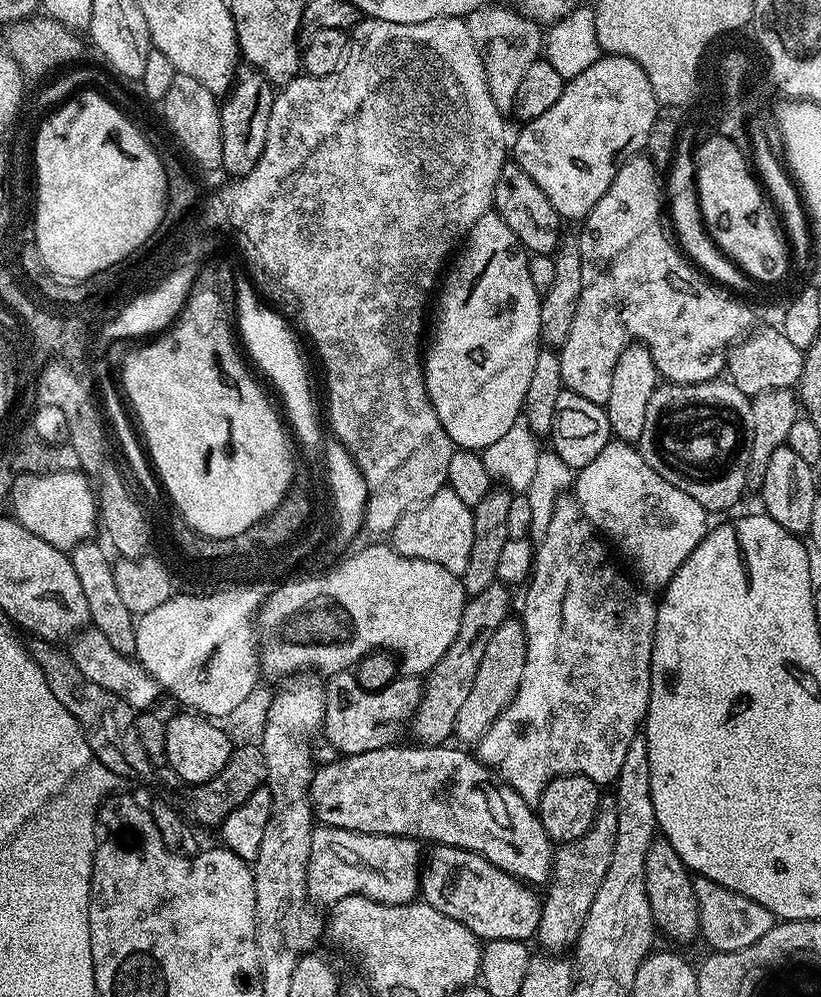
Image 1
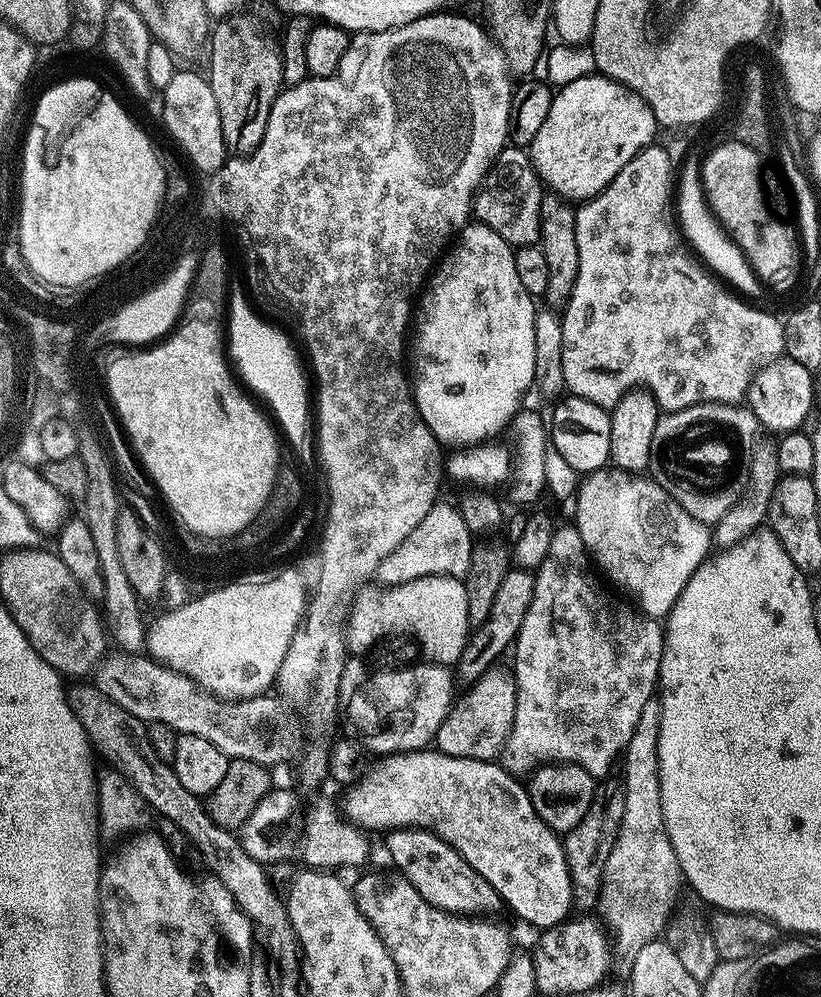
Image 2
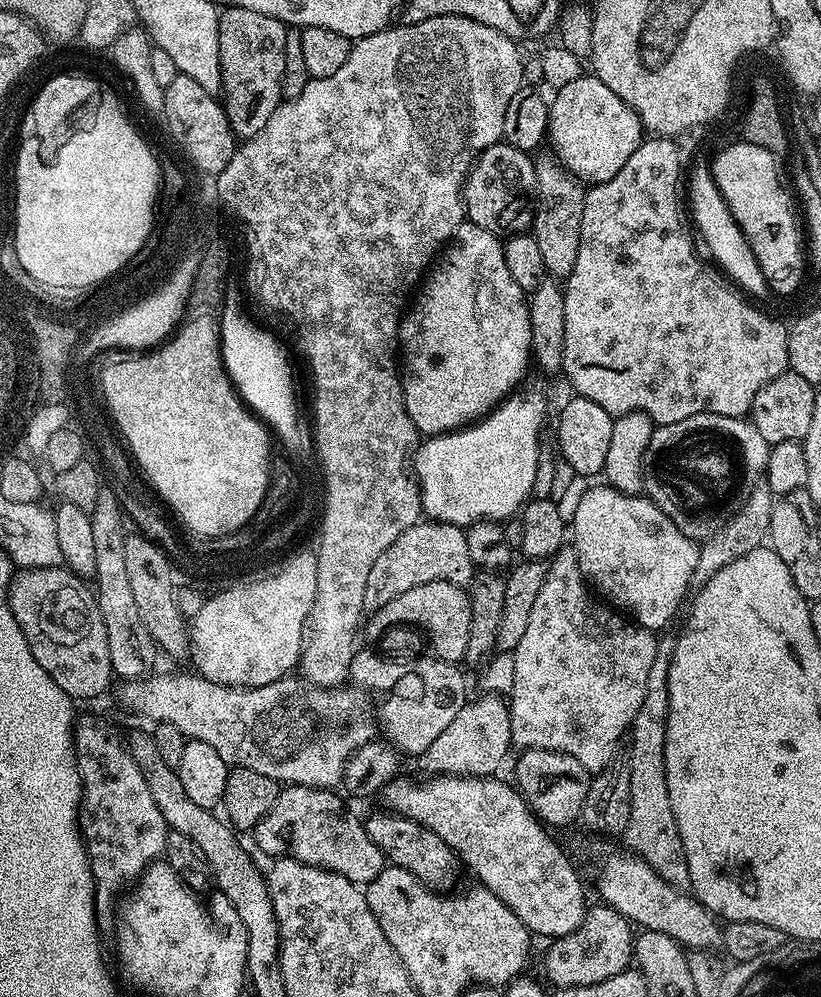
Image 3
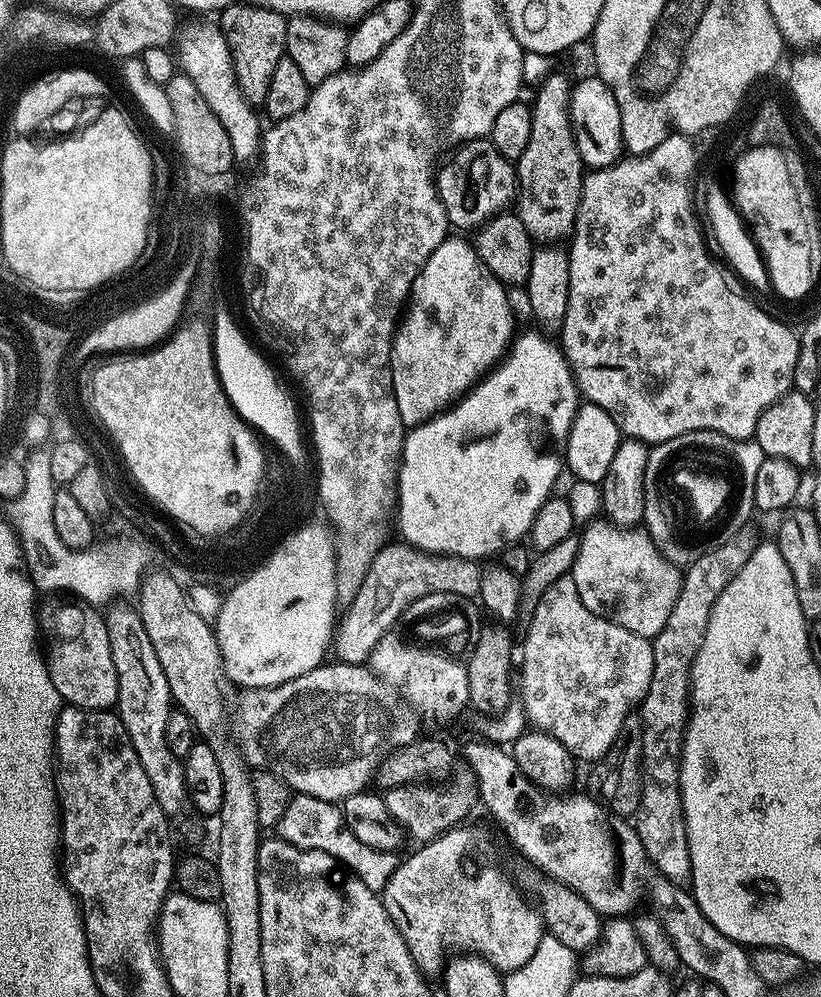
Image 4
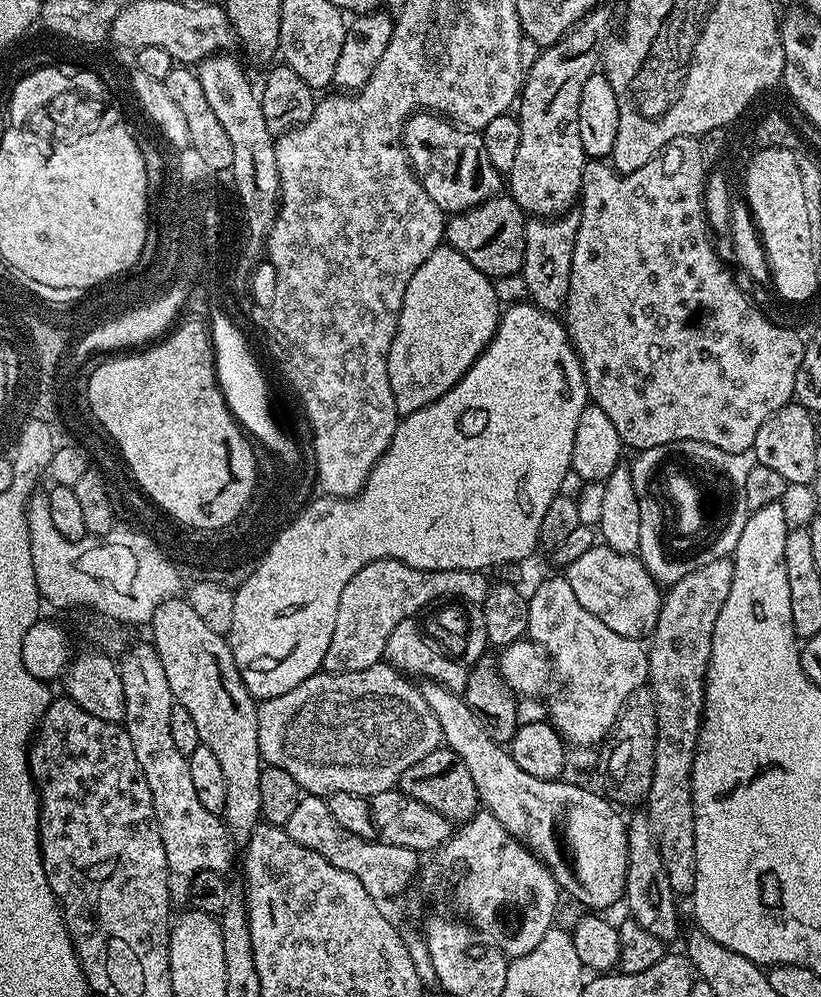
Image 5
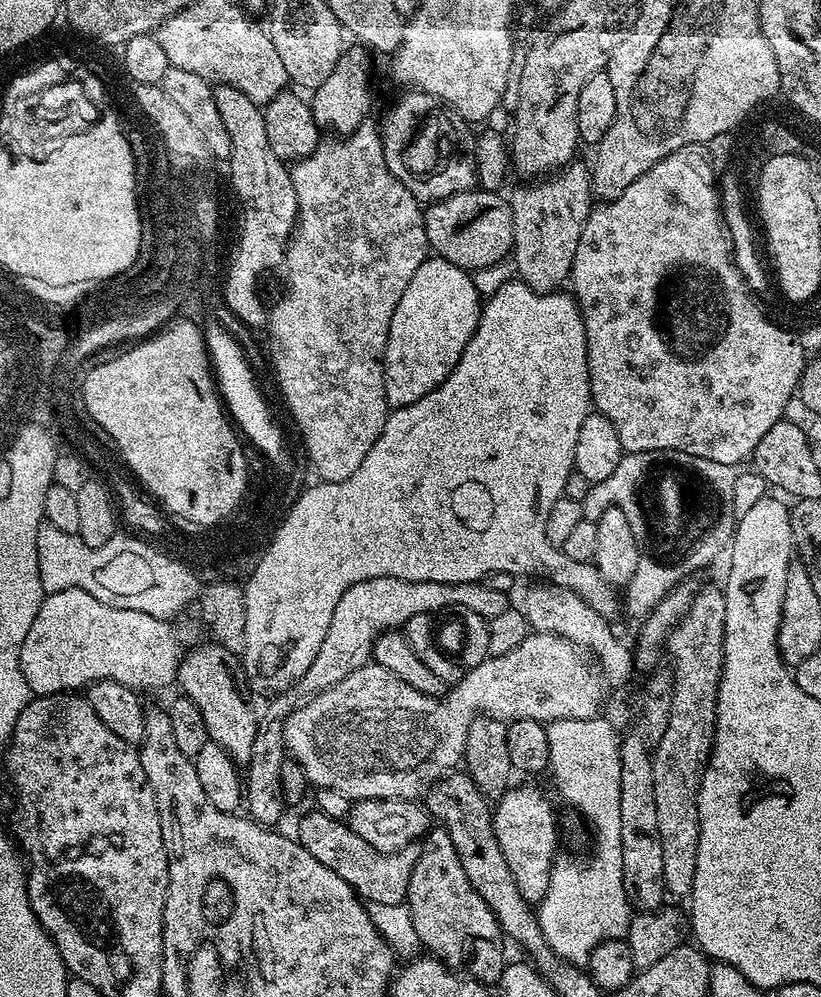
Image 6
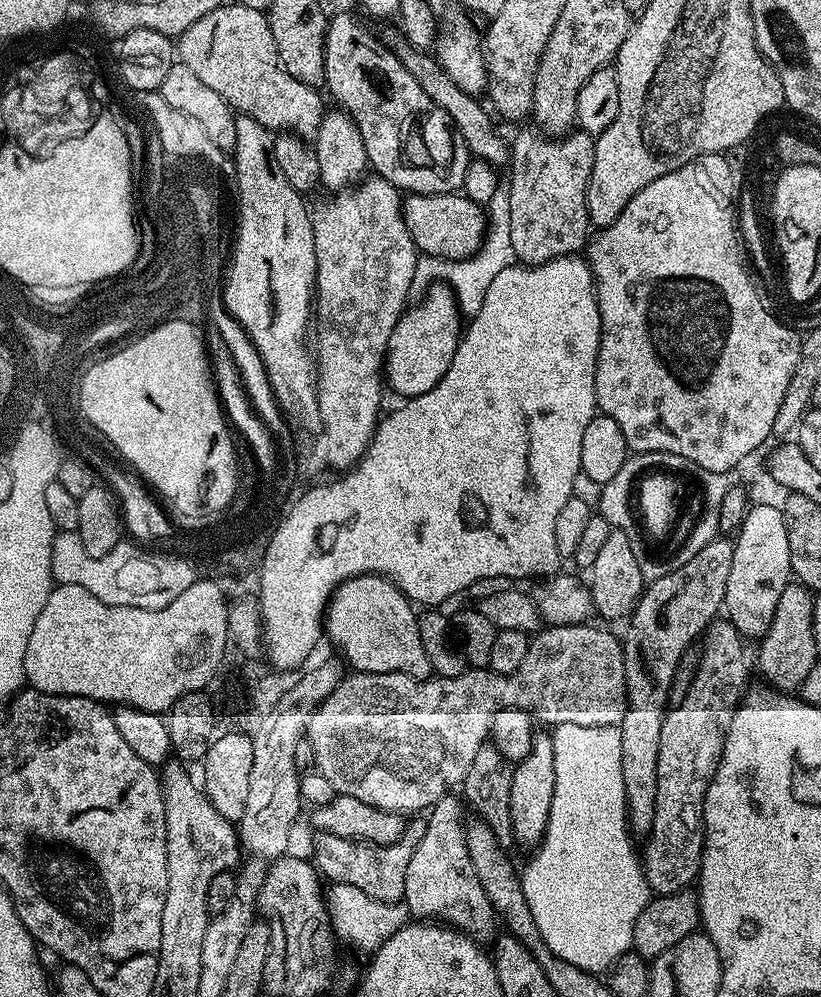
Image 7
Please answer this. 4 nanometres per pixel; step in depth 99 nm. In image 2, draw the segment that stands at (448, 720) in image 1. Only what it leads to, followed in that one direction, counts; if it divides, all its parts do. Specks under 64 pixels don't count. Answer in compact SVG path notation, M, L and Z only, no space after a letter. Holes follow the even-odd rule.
M510 570L506 578L502 578L502 586L498 586L498 594L494 597L494 604L490 606L488 619L475 625L465 649L462 650L458 670L465 685L475 682L486 669L493 667L499 661L496 659L507 648L509 651L513 647L516 635L519 634L522 622L526 618L526 610L530 610L535 585L536 577L528 570Z

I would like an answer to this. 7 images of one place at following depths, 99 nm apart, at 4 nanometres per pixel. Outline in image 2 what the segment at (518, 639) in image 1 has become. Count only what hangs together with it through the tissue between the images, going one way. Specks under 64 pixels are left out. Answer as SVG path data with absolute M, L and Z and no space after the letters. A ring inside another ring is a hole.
M493 666L467 685L464 697L457 699L446 714L434 744L437 749L454 758L474 758L495 761L503 753L514 726L516 713L516 674L511 667Z

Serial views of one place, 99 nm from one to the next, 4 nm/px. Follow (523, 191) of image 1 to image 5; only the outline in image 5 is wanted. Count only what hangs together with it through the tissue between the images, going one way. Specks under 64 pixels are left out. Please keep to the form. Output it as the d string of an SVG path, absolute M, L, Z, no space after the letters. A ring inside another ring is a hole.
M422 111L409 116L404 123L402 143L420 185L445 214L465 212L501 191L502 174L494 170L494 162L486 154L484 137L479 131L453 130L449 121L437 113Z

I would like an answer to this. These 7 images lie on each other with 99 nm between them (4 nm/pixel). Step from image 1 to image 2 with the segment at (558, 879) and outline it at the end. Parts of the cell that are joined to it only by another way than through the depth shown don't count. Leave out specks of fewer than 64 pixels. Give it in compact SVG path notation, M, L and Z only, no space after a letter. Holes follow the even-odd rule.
M604 778L597 783L596 793L590 802L590 810L574 826L574 830L563 833L564 857L572 883L572 907L577 913L584 914L587 908L595 909L600 903L600 887L604 876L606 858L614 850L618 838L618 826L622 826L622 810L626 810L624 785L619 779Z

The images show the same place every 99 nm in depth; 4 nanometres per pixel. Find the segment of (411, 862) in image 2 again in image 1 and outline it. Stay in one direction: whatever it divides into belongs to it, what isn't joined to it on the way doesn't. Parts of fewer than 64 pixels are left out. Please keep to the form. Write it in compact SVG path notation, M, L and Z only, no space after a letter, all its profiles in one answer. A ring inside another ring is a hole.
M436 846L431 850L420 874L419 895L423 903L446 914L446 918L454 918L454 922L462 922L466 930L484 942L498 938L528 942L535 937L542 900L529 885L465 848Z

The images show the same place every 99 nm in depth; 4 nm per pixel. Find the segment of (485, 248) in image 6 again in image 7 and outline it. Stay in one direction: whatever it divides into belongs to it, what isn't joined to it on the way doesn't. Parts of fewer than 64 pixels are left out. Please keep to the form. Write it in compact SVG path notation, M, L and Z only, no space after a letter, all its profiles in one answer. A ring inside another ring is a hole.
M414 192L403 197L404 221L406 230L410 230L410 238L414 238L417 253L425 256L437 256L439 260L461 260L473 256L484 245L484 233L490 227L490 221L485 209L481 205L463 194L449 194L446 192Z

